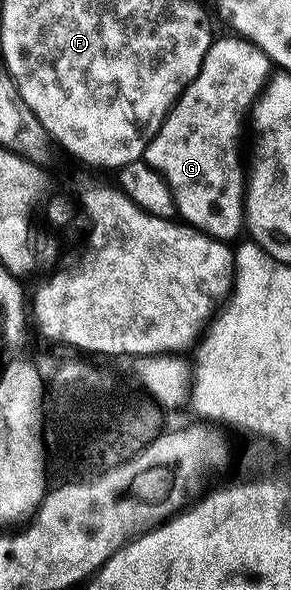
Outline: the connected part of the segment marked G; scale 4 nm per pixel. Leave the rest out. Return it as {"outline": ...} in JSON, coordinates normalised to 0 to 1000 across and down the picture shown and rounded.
{"outline":[[[814,59],[787,61],[790,63],[763,63],[753,69],[749,64],[725,68],[722,78],[715,80],[715,93],[701,93],[701,107],[687,114],[674,134],[660,134],[660,141],[649,147],[612,163],[598,180],[557,205],[557,214],[543,219],[543,225],[502,246],[495,261],[498,273],[567,303],[584,319],[598,332],[598,353],[608,366],[622,369],[636,380],[674,388],[691,388],[694,393],[708,395],[715,400],[753,405],[794,405],[790,402],[811,400],[818,393],[835,393],[838,388],[838,273],[818,268],[818,231],[832,225],[832,203],[838,203],[842,198],[849,203],[852,193],[863,190],[887,159],[900,154],[935,120],[935,105],[928,98],[918,97],[907,85],[893,80],[880,80],[859,69],[849,69],[842,63],[821,63]]]}

